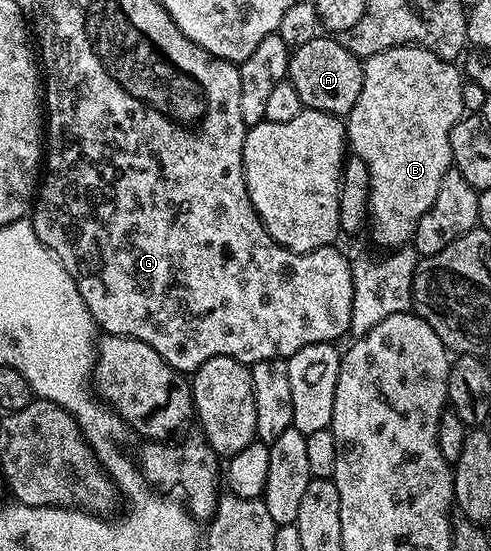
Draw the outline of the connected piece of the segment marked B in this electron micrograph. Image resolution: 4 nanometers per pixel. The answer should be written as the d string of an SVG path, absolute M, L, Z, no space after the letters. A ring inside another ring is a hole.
M416 45L392 47L364 60L363 89L359 89L359 101L347 116L347 143L352 154L367 165L373 239L385 249L401 248L412 240L419 221L435 201L435 193L439 193L443 177L453 167L451 129L466 114L461 92L463 75L453 66L436 50Z

